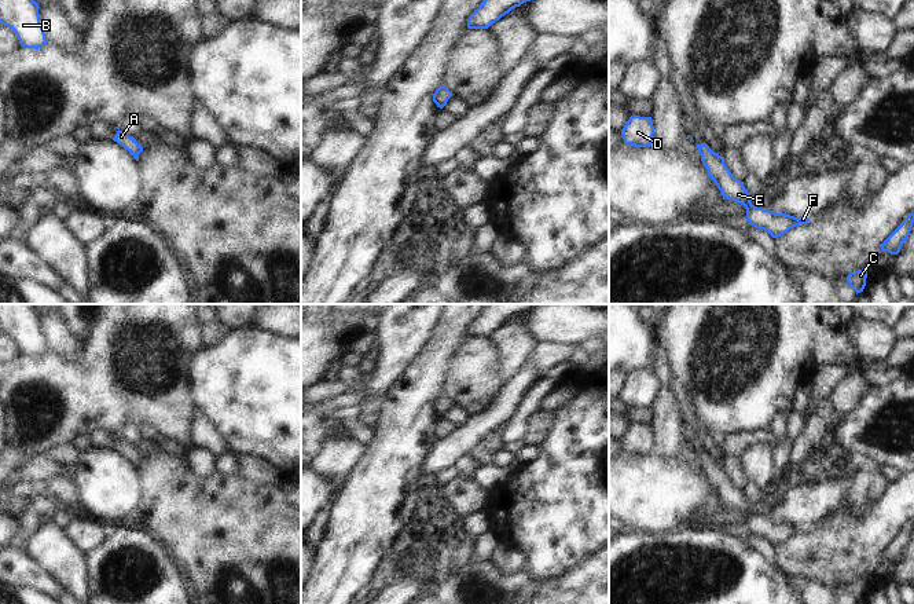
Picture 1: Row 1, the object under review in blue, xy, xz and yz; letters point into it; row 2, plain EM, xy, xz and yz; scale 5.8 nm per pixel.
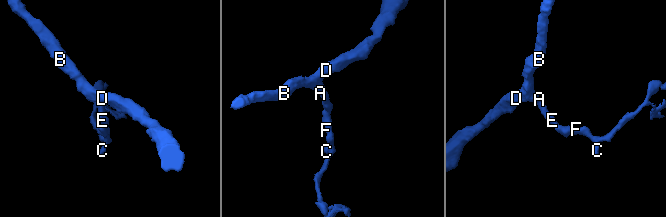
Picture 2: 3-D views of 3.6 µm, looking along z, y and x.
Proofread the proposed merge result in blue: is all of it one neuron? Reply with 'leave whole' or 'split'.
leave whole

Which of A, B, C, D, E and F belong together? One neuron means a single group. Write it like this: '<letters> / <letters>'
A B C D E F

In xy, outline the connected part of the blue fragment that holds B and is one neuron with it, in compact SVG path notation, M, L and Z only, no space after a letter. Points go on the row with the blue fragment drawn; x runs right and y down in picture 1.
M0 0L0 23L11 28L19 44L38 50L48 43L34 0Z

